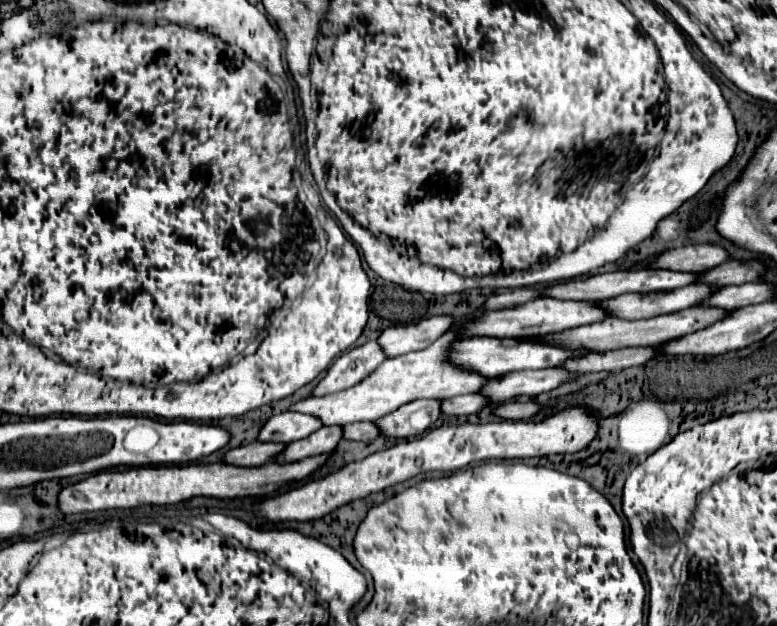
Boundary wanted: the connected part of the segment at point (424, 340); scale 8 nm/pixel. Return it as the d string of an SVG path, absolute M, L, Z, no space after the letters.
M443 314L443 316L433 316L425 318L419 324L409 324L409 326L393 326L387 328L379 336L379 344L383 352L387 352L389 358L413 352L413 350L423 350L429 344L433 344L447 328L451 328L453 316Z

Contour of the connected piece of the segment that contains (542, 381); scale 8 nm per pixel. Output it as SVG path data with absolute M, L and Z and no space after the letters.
M547 368L547 370L521 370L511 372L507 376L495 378L485 384L481 390L487 398L497 402L507 402L515 396L537 396L541 392L549 392L559 388L561 384L567 384L575 380L577 374L571 374L563 368Z

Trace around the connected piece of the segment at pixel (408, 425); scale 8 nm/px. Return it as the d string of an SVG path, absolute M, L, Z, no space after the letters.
M415 400L411 404L403 404L403 408L379 418L375 424L387 438L407 438L423 434L441 416L439 402L441 400Z

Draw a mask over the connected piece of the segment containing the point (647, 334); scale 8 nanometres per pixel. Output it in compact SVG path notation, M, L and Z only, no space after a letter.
M693 306L687 310L679 310L673 314L663 314L655 316L649 320L619 320L619 318L609 318L597 324L589 324L583 328L571 328L559 334L549 334L547 342L559 344L565 348L591 348L593 352L607 352L615 348L627 348L627 346L651 346L651 344L661 344L671 338L679 338L691 332L697 332L699 328L709 328L709 324L715 324L715 320L723 320L727 314L725 308L711 308L711 306Z

